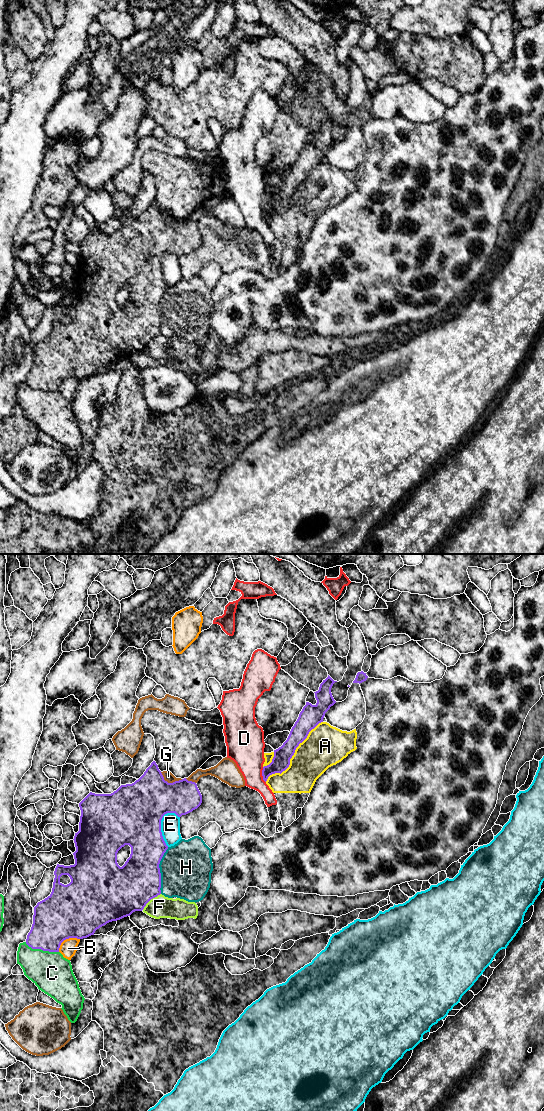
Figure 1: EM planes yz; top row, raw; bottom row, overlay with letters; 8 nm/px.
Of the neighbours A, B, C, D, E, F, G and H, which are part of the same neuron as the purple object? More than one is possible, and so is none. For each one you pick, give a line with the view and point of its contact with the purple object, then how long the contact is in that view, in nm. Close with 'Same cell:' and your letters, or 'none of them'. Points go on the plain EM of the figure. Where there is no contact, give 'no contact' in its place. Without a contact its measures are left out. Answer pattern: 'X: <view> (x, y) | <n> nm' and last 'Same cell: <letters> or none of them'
Same cell: none of them

